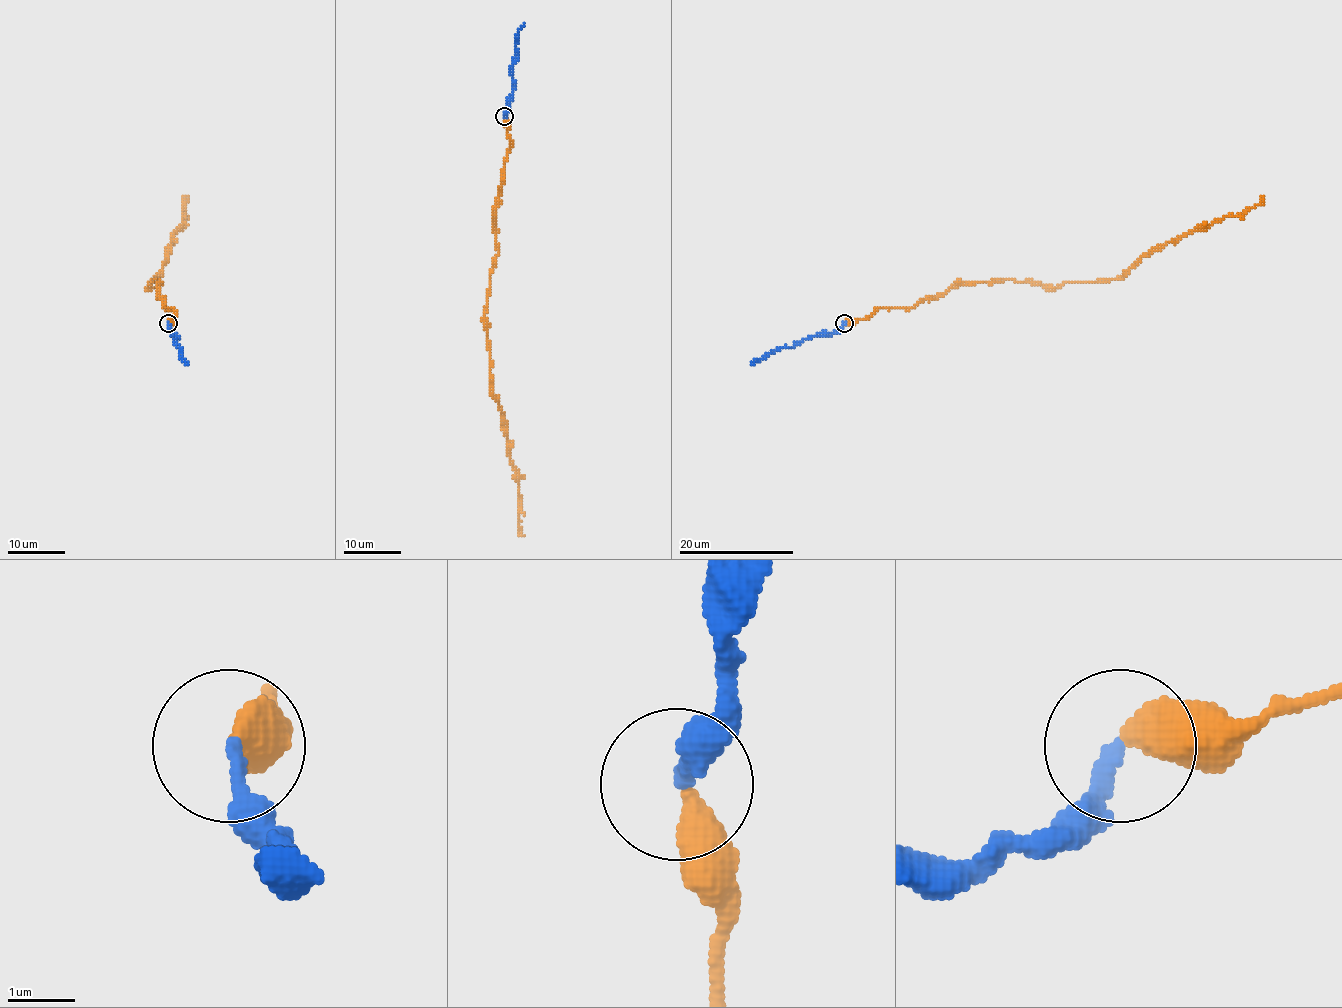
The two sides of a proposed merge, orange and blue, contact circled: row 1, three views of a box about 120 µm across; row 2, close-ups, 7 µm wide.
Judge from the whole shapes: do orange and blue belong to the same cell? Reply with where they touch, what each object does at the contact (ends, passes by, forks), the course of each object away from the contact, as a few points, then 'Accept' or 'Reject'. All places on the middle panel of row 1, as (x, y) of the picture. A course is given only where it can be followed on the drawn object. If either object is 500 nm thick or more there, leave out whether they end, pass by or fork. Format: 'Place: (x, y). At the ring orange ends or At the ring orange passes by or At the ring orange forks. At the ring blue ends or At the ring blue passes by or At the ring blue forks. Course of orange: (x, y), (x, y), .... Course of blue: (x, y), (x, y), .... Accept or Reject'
Place: (504, 116). At the ring orange ends. At the ring blue ends. Course of orange: (505, 117), (509, 138), (493, 223), (497, 253), (485, 317), (490, 387), (503, 413), (519, 486), (522, 536). Course of blue: (505, 117), (513, 81), (516, 38), (523, 24). Accept

